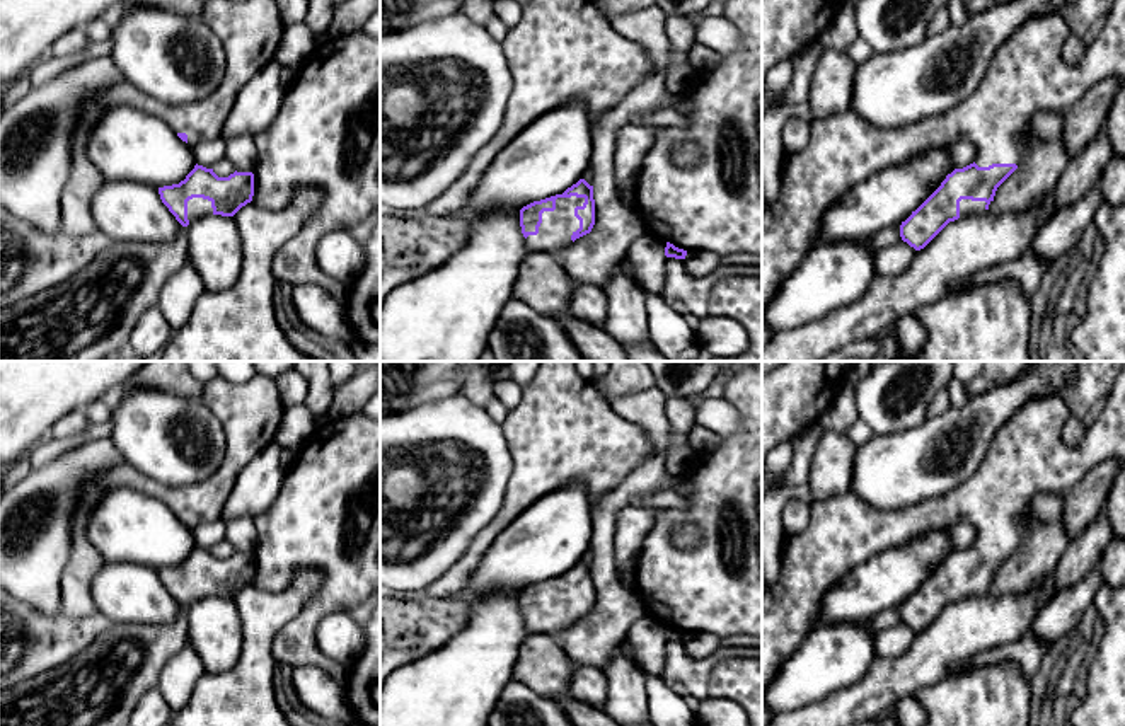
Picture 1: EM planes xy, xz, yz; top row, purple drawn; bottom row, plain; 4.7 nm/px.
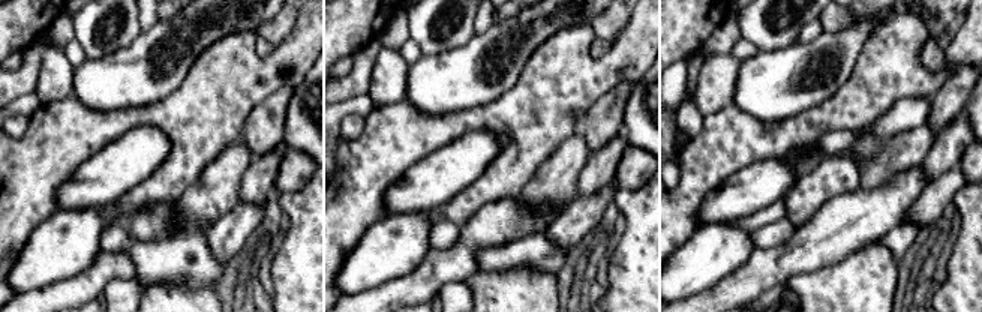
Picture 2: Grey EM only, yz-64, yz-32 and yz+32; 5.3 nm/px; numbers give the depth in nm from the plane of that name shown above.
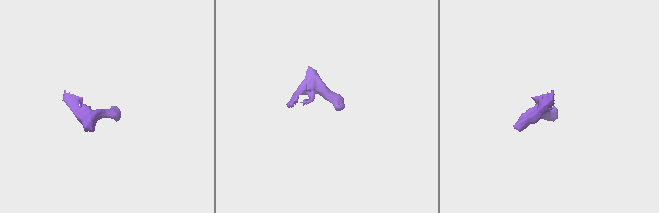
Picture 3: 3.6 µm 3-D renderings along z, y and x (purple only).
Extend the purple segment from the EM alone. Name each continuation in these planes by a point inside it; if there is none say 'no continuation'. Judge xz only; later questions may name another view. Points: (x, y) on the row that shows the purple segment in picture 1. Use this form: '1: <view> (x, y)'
1: xz (556, 229)

